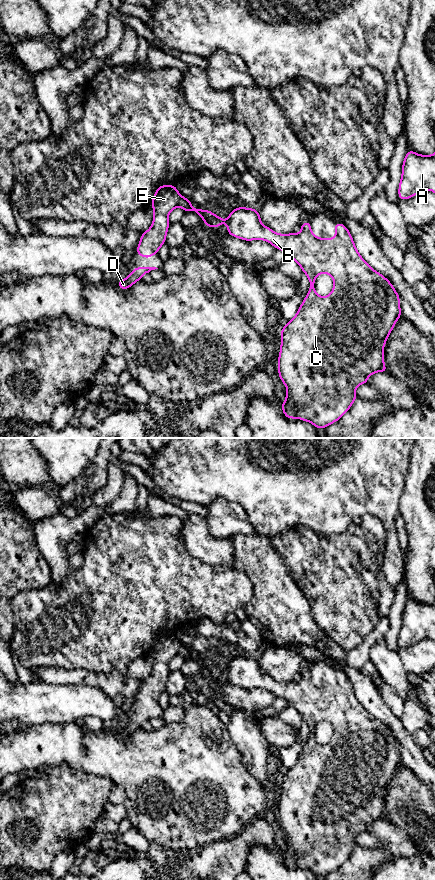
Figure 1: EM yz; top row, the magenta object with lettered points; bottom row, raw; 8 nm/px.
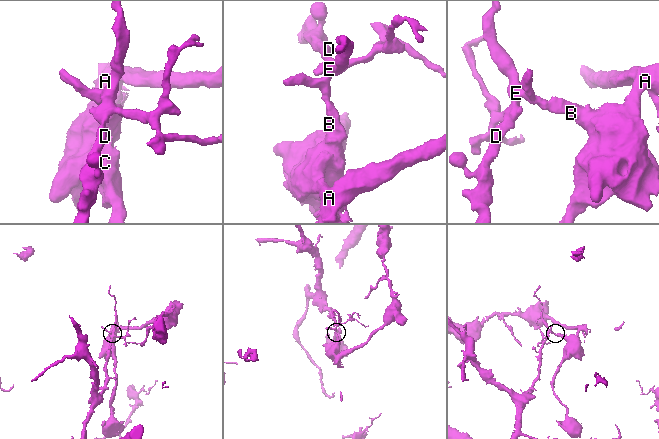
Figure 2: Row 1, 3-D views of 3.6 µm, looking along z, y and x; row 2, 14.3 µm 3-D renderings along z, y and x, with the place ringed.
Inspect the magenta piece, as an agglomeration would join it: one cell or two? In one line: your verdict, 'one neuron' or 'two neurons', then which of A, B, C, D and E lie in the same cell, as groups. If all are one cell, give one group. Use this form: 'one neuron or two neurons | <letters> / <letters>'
two neurons | A B C / D E

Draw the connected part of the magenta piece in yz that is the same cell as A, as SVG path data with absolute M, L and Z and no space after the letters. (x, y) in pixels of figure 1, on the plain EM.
M408 597L401 618L398 636L400 649L414 645L425 638L435 641L435 601L420 603Z

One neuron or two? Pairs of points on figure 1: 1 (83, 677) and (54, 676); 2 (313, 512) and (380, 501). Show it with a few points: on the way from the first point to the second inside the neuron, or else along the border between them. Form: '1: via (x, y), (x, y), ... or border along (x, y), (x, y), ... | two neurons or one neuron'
1: via (76, 676), (61, 676) | one neuron
2: via (330, 504), (359, 504), (363, 501) | one neuron

